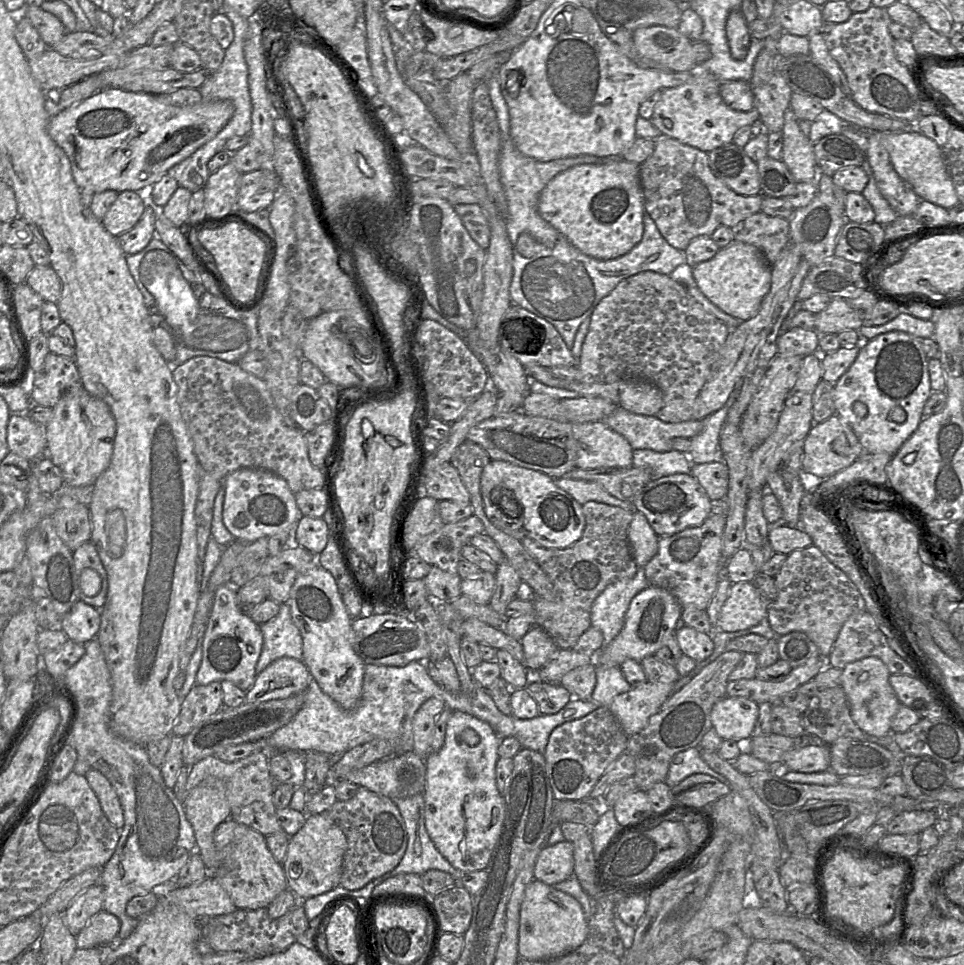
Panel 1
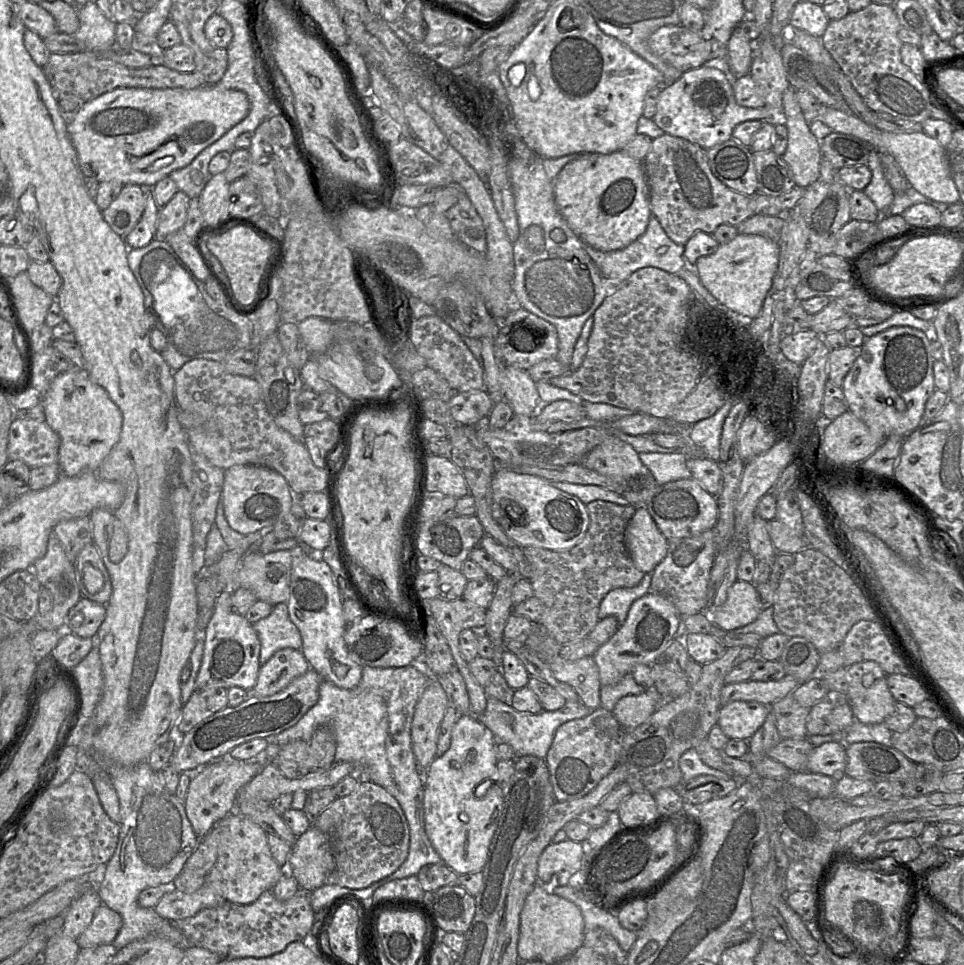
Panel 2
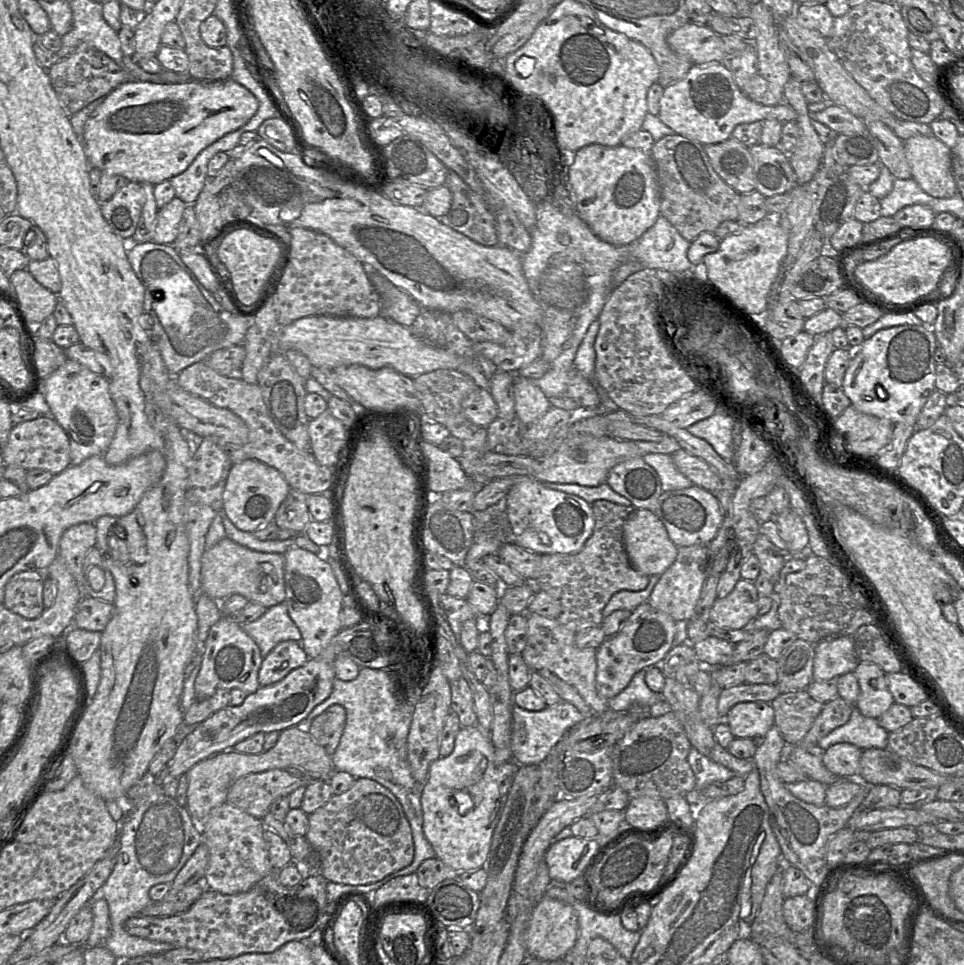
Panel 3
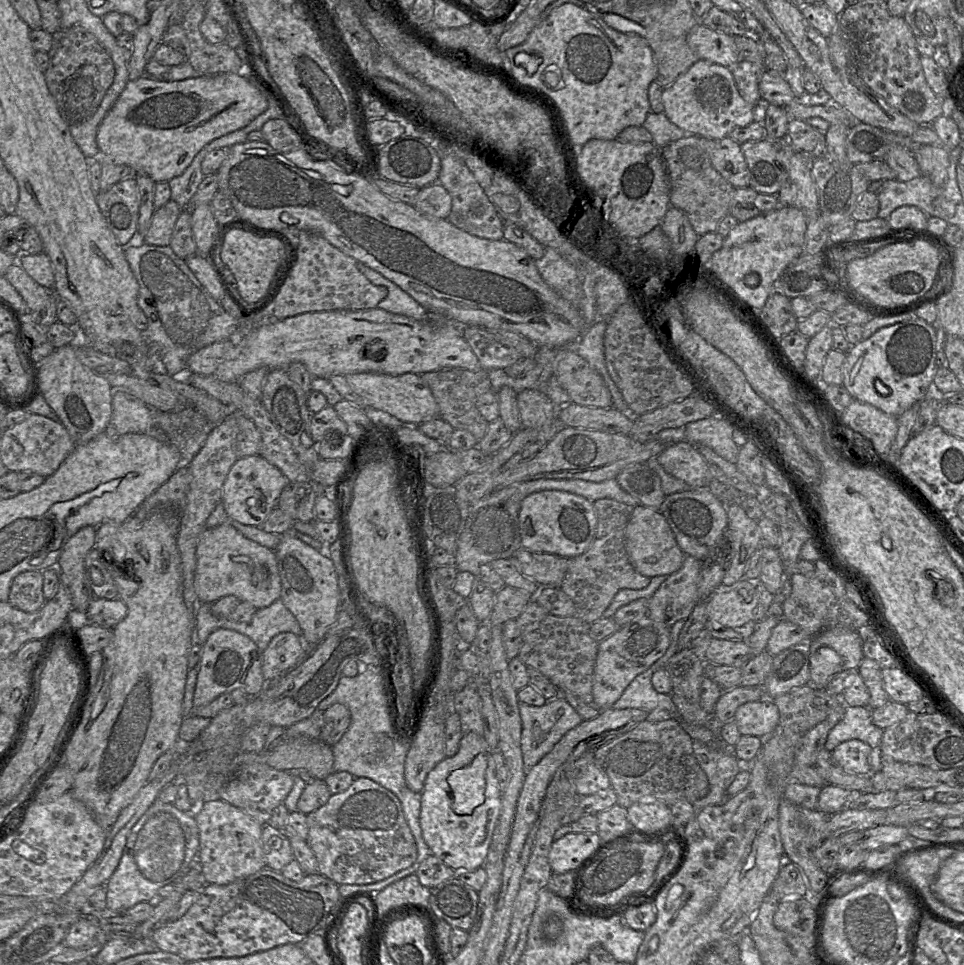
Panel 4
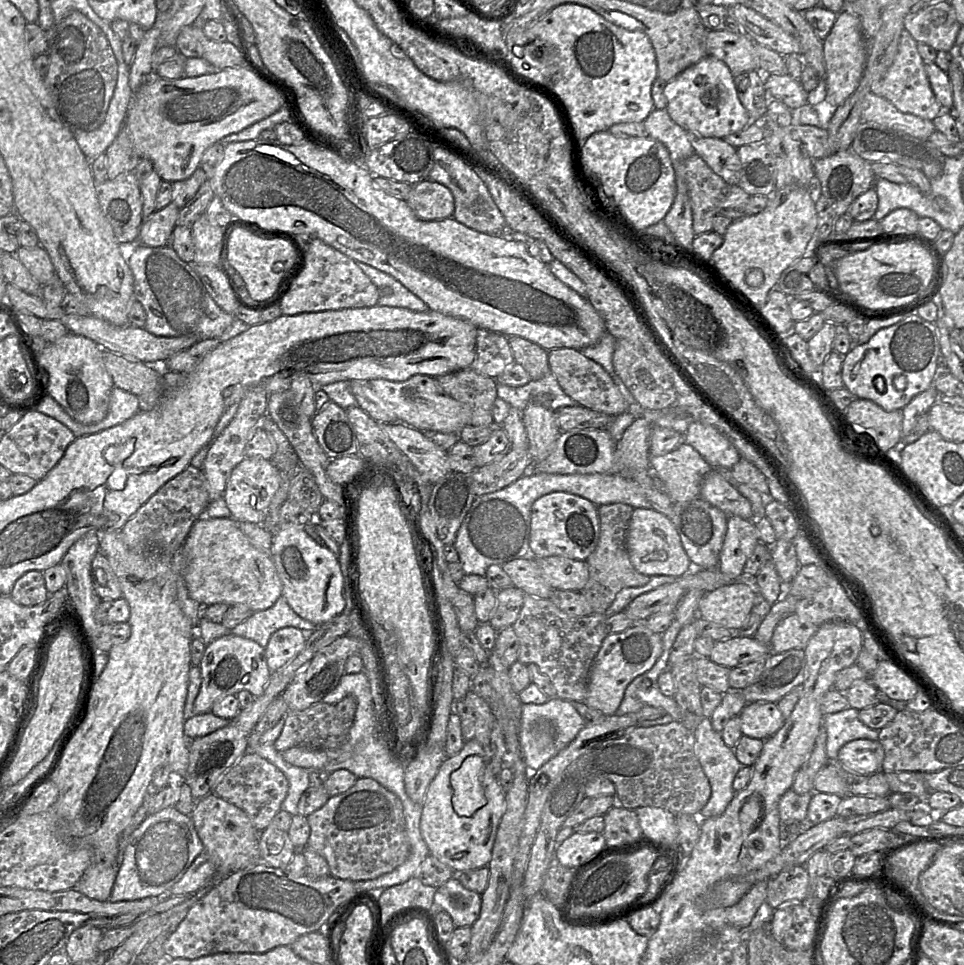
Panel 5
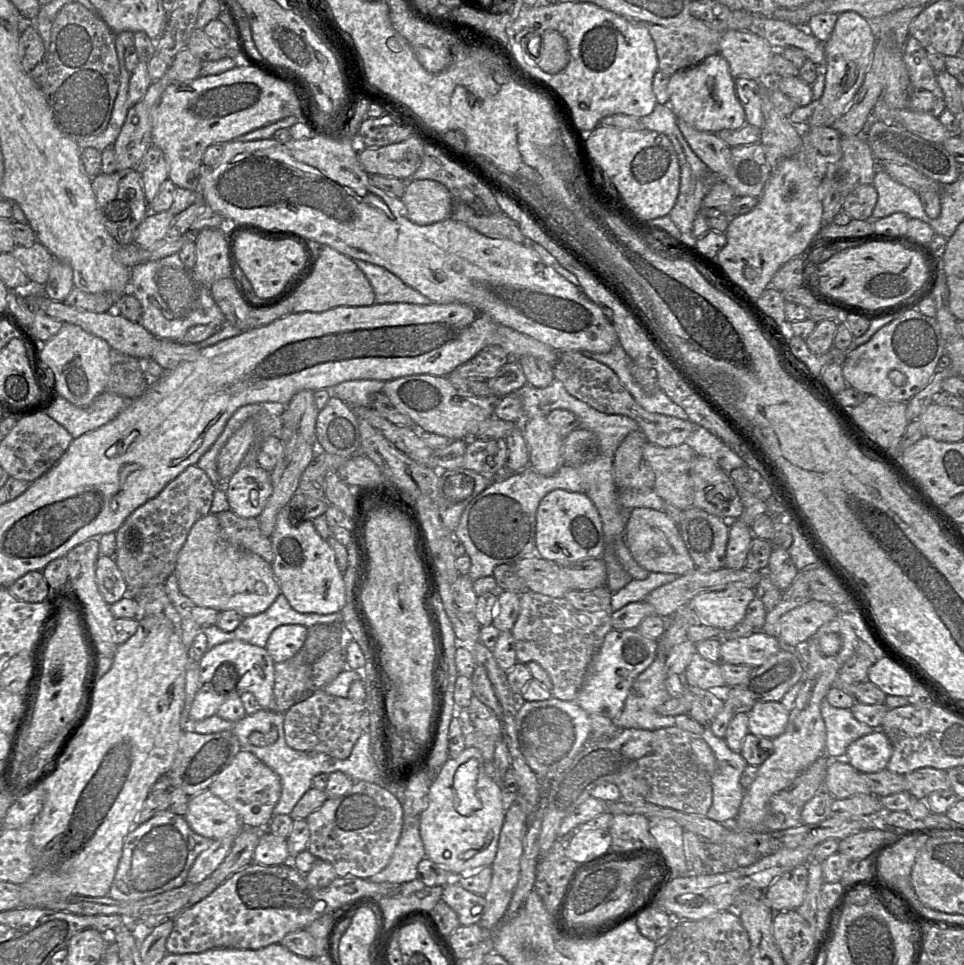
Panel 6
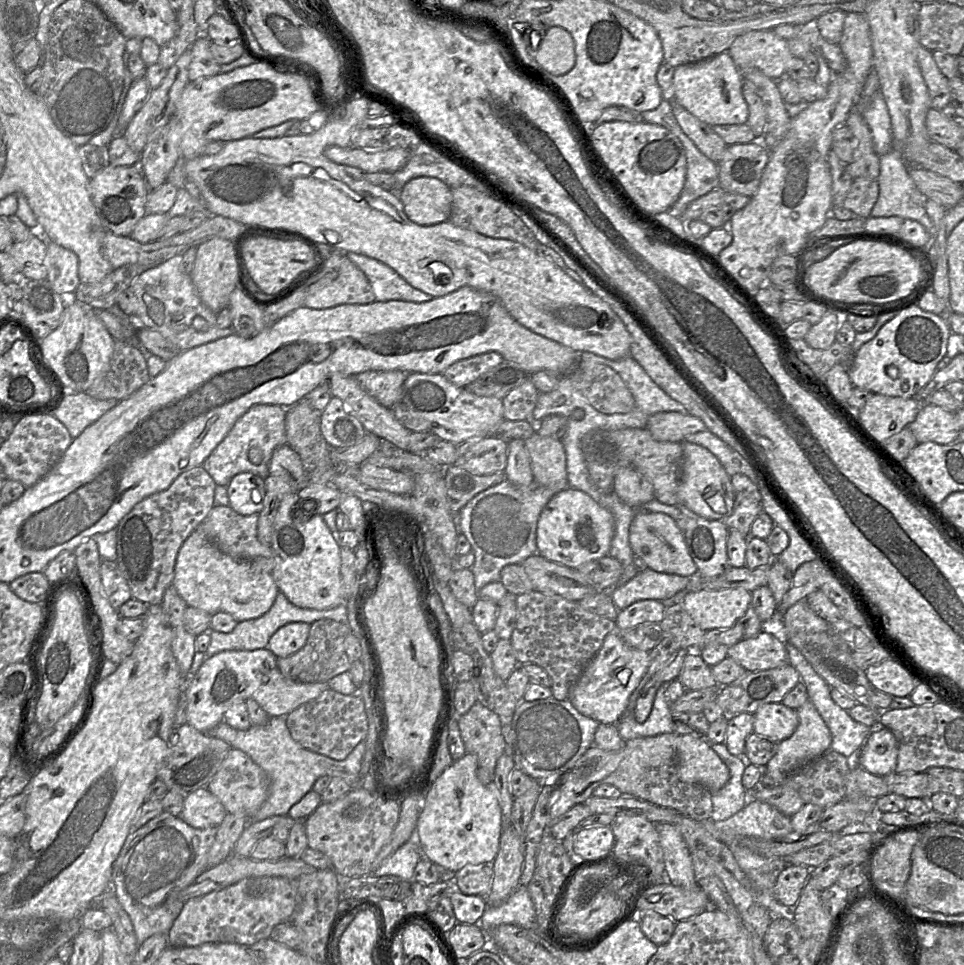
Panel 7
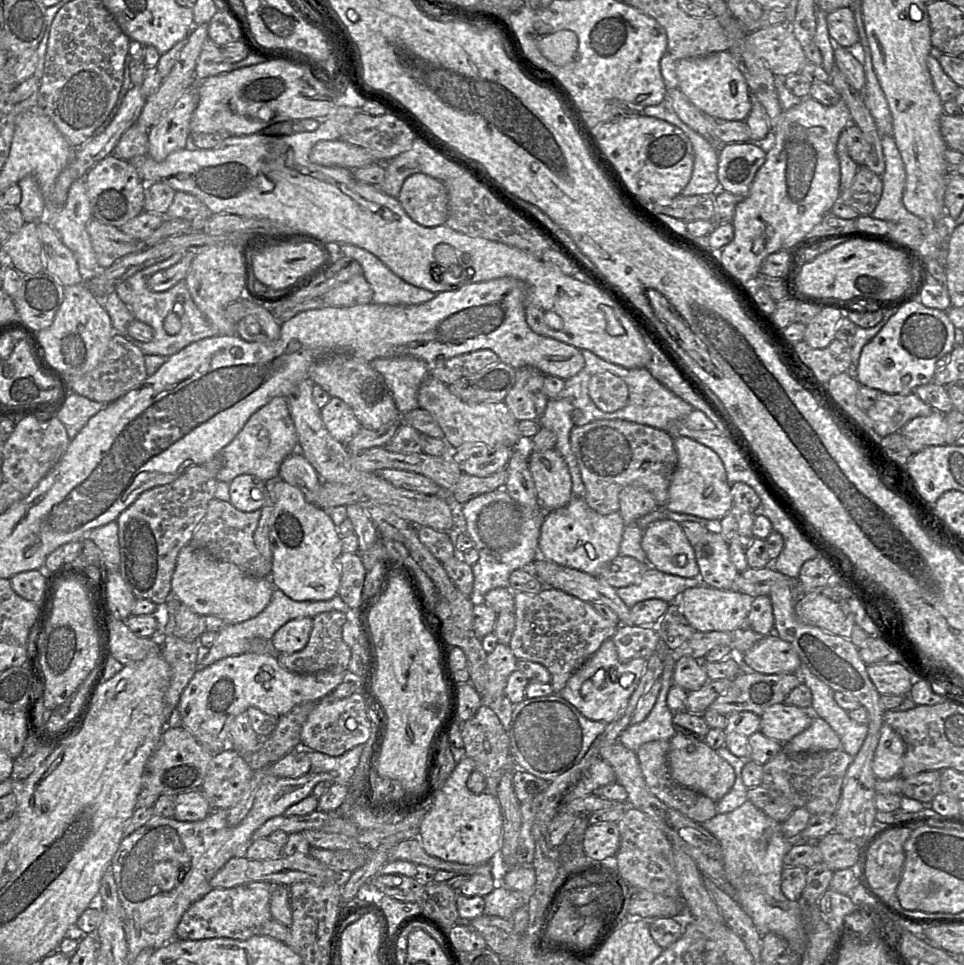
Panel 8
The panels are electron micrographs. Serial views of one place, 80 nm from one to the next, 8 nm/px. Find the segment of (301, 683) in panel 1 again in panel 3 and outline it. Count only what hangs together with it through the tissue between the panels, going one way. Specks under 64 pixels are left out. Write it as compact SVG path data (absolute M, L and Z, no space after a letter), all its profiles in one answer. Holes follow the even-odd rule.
M292 640L280 642L263 658L258 673L260 686L279 682L292 670L303 666L308 659L301 642Z

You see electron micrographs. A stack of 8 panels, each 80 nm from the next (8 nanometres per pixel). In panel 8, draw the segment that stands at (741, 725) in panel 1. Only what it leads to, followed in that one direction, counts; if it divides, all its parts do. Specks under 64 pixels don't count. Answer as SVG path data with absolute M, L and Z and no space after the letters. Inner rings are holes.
M785 703L774 704L760 716L760 732L780 744L786 744L808 728L812 718L810 709Z

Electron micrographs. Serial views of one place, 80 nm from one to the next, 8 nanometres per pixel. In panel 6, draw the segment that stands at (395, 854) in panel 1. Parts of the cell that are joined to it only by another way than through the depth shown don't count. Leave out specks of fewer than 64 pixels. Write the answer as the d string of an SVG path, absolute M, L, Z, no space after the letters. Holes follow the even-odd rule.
M355 781L344 795L328 798L306 821L310 829L307 850L329 862L338 877L368 879L390 862L403 828L403 807L399 799L383 787Z

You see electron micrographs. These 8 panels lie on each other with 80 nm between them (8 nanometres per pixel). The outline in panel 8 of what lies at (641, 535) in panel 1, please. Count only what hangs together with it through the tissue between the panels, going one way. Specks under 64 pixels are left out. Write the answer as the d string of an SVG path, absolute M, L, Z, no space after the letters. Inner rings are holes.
M669 518L651 522L643 530L641 546L646 554L647 562L657 570L685 578L699 576L695 551L680 523Z

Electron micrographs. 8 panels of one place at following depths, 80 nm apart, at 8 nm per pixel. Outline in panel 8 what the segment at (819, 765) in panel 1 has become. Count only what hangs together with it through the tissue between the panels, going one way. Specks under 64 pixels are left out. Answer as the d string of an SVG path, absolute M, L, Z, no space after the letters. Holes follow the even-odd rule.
M883 722L872 760L872 771L876 779L891 779L900 774L903 766L905 744L901 736Z

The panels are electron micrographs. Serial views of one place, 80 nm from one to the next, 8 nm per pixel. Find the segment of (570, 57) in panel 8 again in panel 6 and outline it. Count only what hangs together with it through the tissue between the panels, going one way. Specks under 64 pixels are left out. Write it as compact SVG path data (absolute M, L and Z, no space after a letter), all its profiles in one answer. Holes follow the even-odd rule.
M547 30L541 36L533 36L528 52L538 67L548 74L561 72L569 62L569 50L566 39L555 30Z

